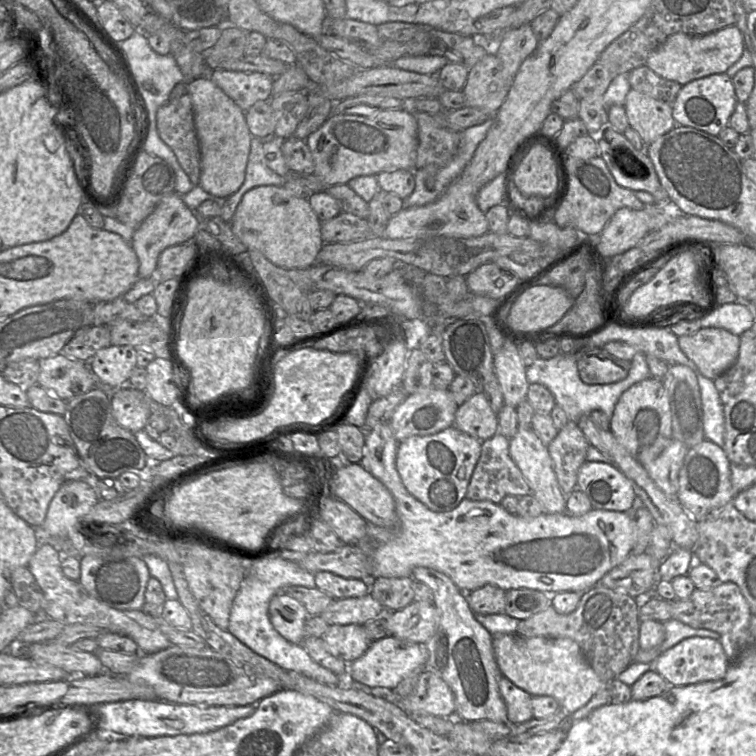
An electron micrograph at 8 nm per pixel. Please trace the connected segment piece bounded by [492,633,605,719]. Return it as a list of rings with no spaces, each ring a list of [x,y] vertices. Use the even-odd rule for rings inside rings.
[[[517,633],[493,636],[493,651],[501,674],[531,696],[551,696],[568,715],[587,704],[605,685],[570,638],[525,637]]]

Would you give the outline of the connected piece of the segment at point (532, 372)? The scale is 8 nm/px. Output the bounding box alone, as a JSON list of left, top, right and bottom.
[526,352,651,423]

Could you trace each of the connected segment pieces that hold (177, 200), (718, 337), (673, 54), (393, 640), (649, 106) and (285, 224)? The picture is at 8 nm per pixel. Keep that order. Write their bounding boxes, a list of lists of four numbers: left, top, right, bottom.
[[131,193,199,278],[678,327,740,380],[646,25,745,86],[347,636,427,690],[624,89,677,145],[230,186,324,269]]

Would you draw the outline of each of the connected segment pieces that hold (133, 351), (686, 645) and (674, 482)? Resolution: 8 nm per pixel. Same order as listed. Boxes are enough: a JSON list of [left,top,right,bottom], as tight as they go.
[[86,345,137,389],[650,637,729,686],[642,439,688,499]]

